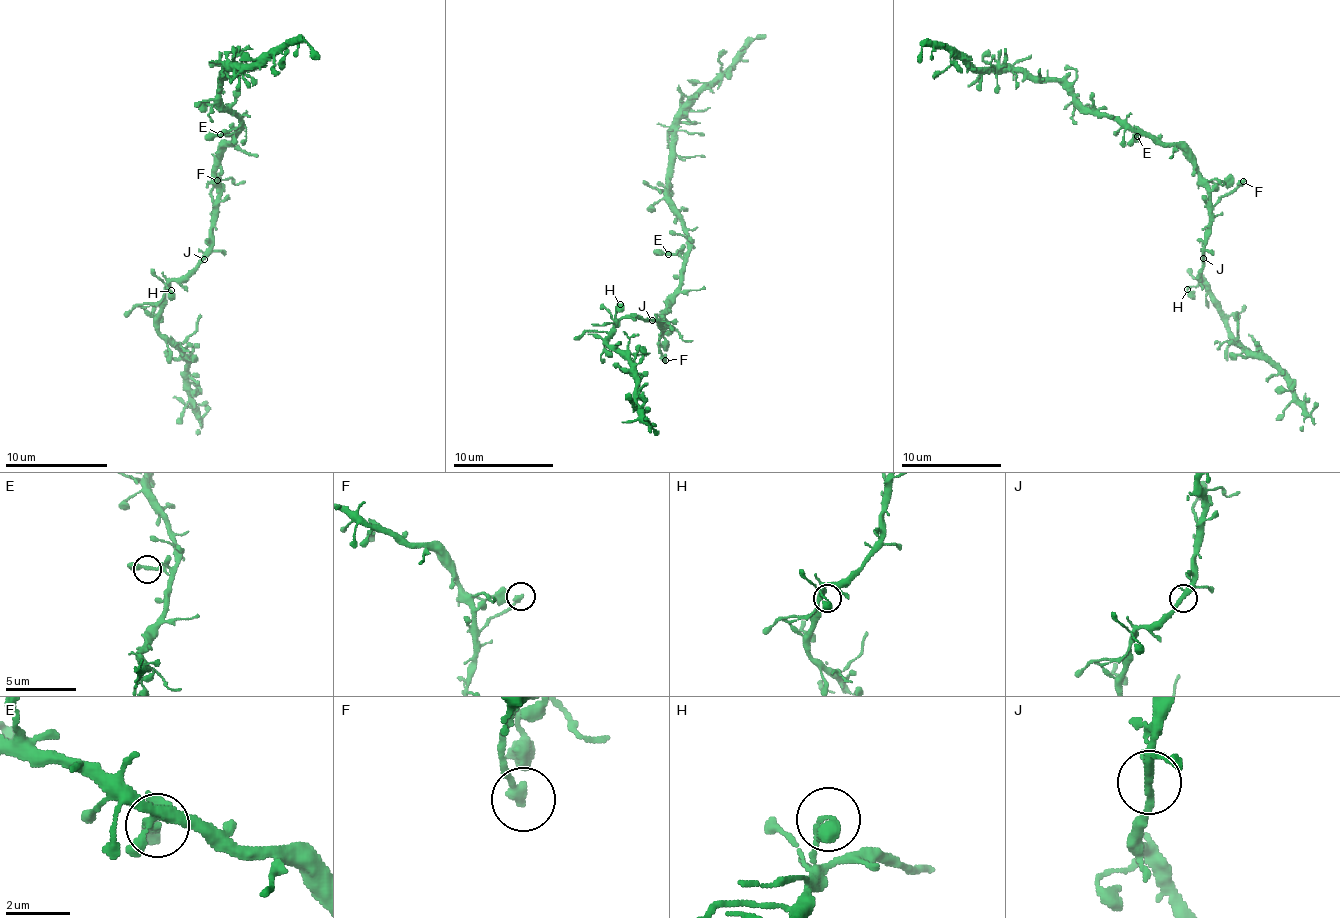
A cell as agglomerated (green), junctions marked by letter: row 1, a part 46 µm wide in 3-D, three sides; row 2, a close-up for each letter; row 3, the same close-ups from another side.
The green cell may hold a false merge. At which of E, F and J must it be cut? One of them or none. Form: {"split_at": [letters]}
{"split_at": []}

